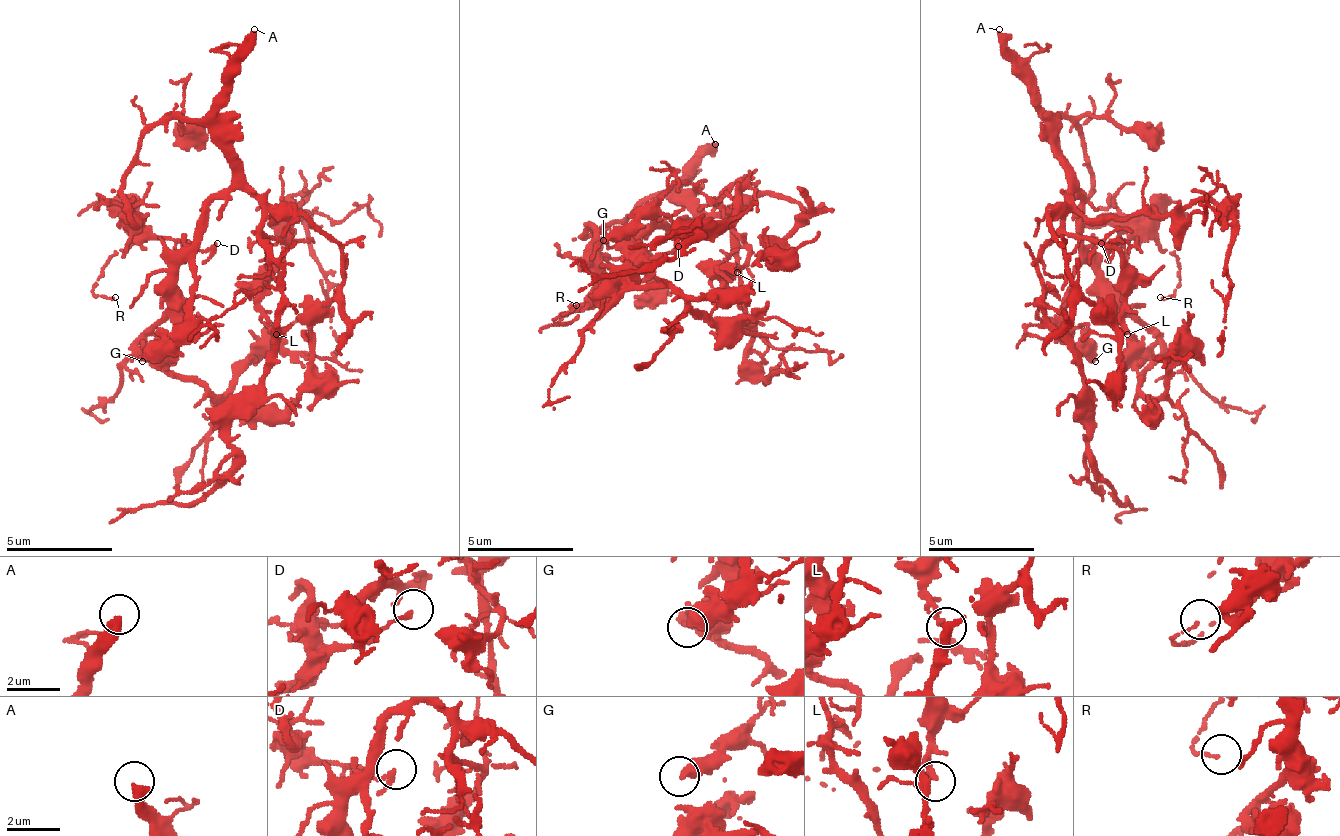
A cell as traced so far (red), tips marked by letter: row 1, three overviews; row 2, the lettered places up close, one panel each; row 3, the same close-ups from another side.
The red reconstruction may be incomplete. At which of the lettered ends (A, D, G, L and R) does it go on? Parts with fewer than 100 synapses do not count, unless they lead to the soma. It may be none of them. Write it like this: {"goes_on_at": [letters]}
{"goes_on_at": ["A"]}

